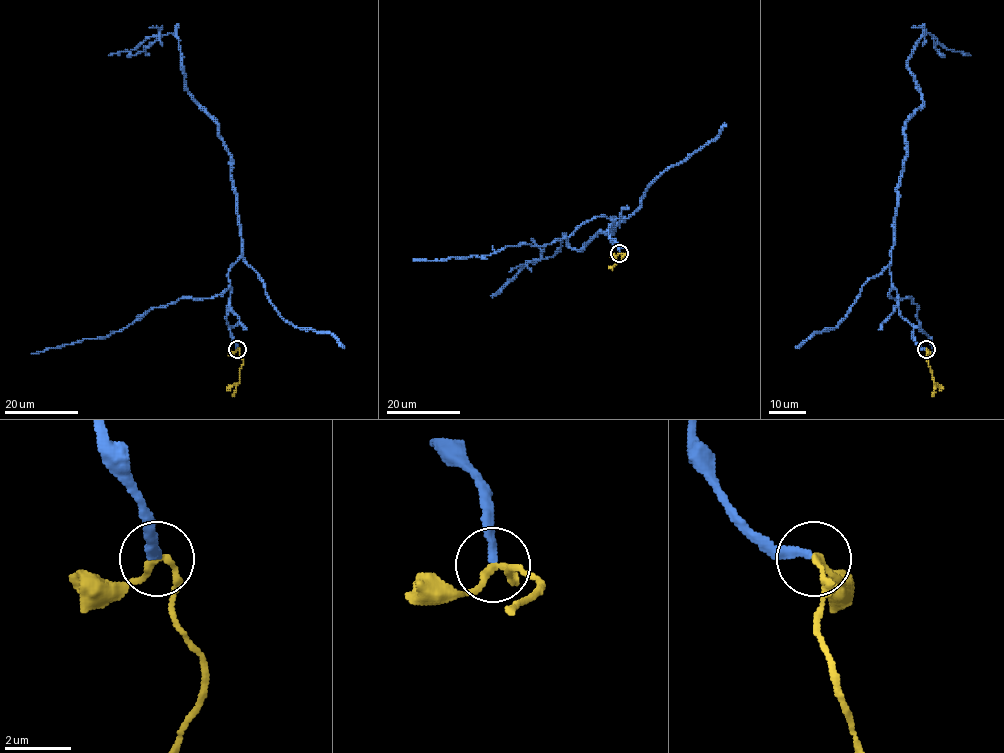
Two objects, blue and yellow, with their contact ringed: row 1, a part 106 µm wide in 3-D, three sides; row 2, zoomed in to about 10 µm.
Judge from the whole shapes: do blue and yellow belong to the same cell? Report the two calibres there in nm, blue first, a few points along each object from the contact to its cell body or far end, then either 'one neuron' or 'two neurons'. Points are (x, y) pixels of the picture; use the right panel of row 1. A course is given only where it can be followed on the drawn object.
calibres 240 and 200 nm; course blue (925, 349), (900, 314), (890, 267), (905, 124), (923, 98), (907, 60), (929, 33), (969, 55); course yellow (926, 349), (933, 381), (940, 390); two neurons

